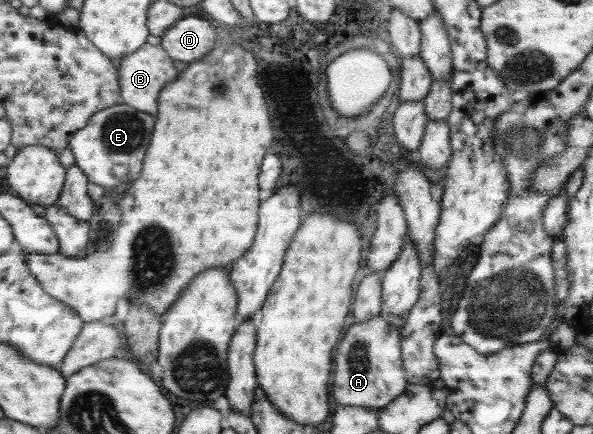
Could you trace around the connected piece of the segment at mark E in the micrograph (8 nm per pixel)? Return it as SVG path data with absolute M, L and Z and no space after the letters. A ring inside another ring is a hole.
M124 103L99 110L90 117L88 124L70 139L69 147L74 154L75 165L80 167L89 182L104 188L122 187L126 180L136 180L142 170L142 158L148 150L155 116L136 110ZM116 164L128 168L128 174L120 178L112 172Z

